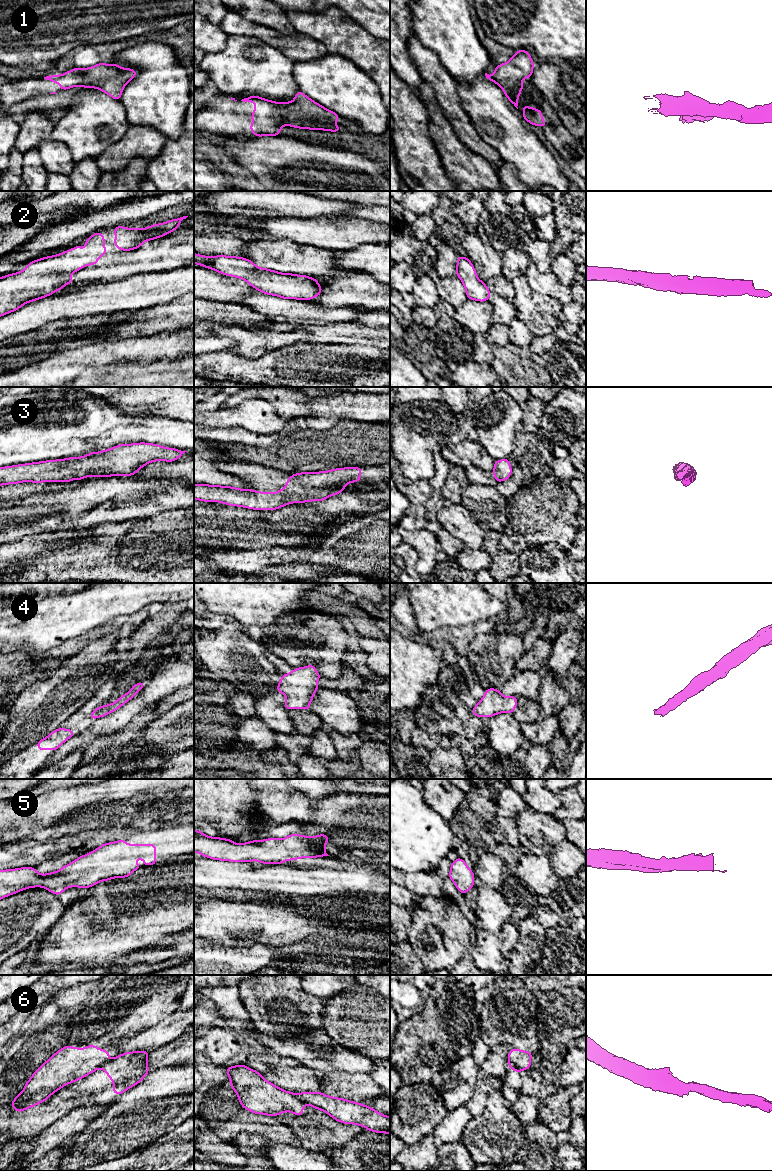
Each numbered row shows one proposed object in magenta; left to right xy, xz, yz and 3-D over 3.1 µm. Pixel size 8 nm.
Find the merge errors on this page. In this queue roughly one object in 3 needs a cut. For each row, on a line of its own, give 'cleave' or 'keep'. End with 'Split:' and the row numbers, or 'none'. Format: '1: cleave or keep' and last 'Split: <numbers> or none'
1: cleave
2: keep
3: keep
4: keep
5: keep
6: cleave
Split: 1, 6

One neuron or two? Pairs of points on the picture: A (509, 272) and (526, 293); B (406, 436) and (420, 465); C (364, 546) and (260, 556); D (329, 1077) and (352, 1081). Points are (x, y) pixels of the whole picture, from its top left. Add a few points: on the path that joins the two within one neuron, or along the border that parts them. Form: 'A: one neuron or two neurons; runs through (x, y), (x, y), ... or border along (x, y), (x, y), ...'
A: two neurons; border along (524, 273), (516, 276), (511, 281)
B: one neuron; runs through (407, 443), (414, 452), (415, 458)
C: one neuron; runs through (338, 556), (286, 555)
D: one neuron; runs through (335, 1081), (346, 1081)

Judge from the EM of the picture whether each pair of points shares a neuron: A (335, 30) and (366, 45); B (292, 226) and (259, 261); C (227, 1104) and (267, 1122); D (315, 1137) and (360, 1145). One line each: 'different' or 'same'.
A: same
B: different
C: same
D: different

